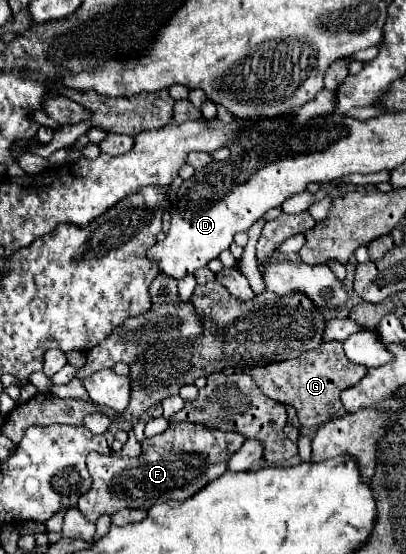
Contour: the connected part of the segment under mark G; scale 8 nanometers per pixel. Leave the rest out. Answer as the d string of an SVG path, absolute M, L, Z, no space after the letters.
M337 340L323 342L319 348L301 354L295 360L285 362L273 362L261 368L251 370L251 376L259 390L287 406L293 406L297 410L299 422L305 428L321 426L323 422L331 420L341 408L341 392L355 386L363 374L367 372L365 366L355 366L343 352L343 344Z

